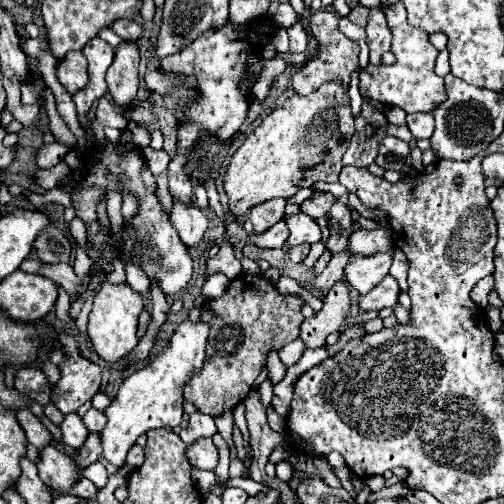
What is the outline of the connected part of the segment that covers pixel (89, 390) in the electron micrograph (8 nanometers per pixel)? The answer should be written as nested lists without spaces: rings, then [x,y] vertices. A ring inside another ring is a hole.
[[[60,335],[60,343],[68,355],[68,361],[60,365],[62,379],[54,385],[52,401],[62,413],[76,413],[80,405],[90,401],[100,389],[100,367],[78,355],[74,337]]]

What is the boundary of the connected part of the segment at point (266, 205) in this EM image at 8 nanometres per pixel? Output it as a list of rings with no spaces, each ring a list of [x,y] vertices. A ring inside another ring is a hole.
[[[270,199],[250,209],[250,221],[254,223],[254,233],[260,235],[268,231],[276,221],[284,217],[284,199]]]

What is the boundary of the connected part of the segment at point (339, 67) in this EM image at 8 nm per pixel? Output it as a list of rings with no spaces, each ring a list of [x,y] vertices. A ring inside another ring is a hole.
[[[320,9],[316,11],[312,17],[310,17],[310,33],[312,37],[316,39],[318,43],[318,55],[308,61],[306,65],[302,65],[298,71],[294,71],[292,75],[292,87],[298,95],[308,95],[312,91],[316,91],[322,83],[330,81],[330,79],[336,79],[340,77],[346,85],[350,81],[350,73],[356,69],[358,65],[358,53],[360,53],[360,47],[356,41],[348,39],[340,29],[338,29],[338,23],[340,23],[340,15],[336,11],[328,11],[328,9]]]

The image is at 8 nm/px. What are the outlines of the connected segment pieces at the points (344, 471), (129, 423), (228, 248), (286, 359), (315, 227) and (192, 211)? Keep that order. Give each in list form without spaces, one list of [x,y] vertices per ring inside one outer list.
[[[344,466],[342,468],[332,467],[332,470],[336,474],[336,476],[339,477],[342,486],[349,492],[351,497],[353,499],[356,499],[357,494],[355,493],[354,487],[348,478],[350,476],[351,470],[347,466]]]
[[[186,319],[182,321],[174,335],[170,337],[168,347],[152,359],[146,367],[134,371],[124,379],[124,383],[118,389],[116,399],[110,407],[104,409],[104,415],[108,419],[104,431],[102,431],[102,455],[114,463],[116,467],[124,465],[128,449],[136,443],[136,439],[158,427],[178,427],[182,423],[182,403],[184,403],[184,387],[190,379],[190,375],[198,375],[204,367],[206,359],[206,339],[210,333],[210,325],[198,319],[196,323]]]
[[[224,241],[220,245],[220,251],[214,259],[208,261],[208,273],[214,271],[222,271],[228,279],[234,279],[236,275],[240,275],[240,261],[234,257],[234,245],[230,241]]]
[[[298,337],[298,339],[294,339],[292,343],[284,345],[278,353],[280,353],[282,363],[284,363],[286,367],[290,367],[290,365],[294,365],[294,363],[302,357],[304,351],[306,351],[306,347],[304,347],[304,343],[300,343],[300,337]]]
[[[304,213],[286,217],[286,223],[288,223],[288,229],[290,229],[288,243],[292,247],[300,245],[300,243],[318,243],[322,239],[322,231],[320,231],[318,221],[304,215]]]
[[[174,203],[172,213],[170,213],[170,223],[178,231],[182,243],[186,247],[194,247],[202,241],[206,229],[208,229],[208,219],[198,207],[186,207],[182,203]]]

